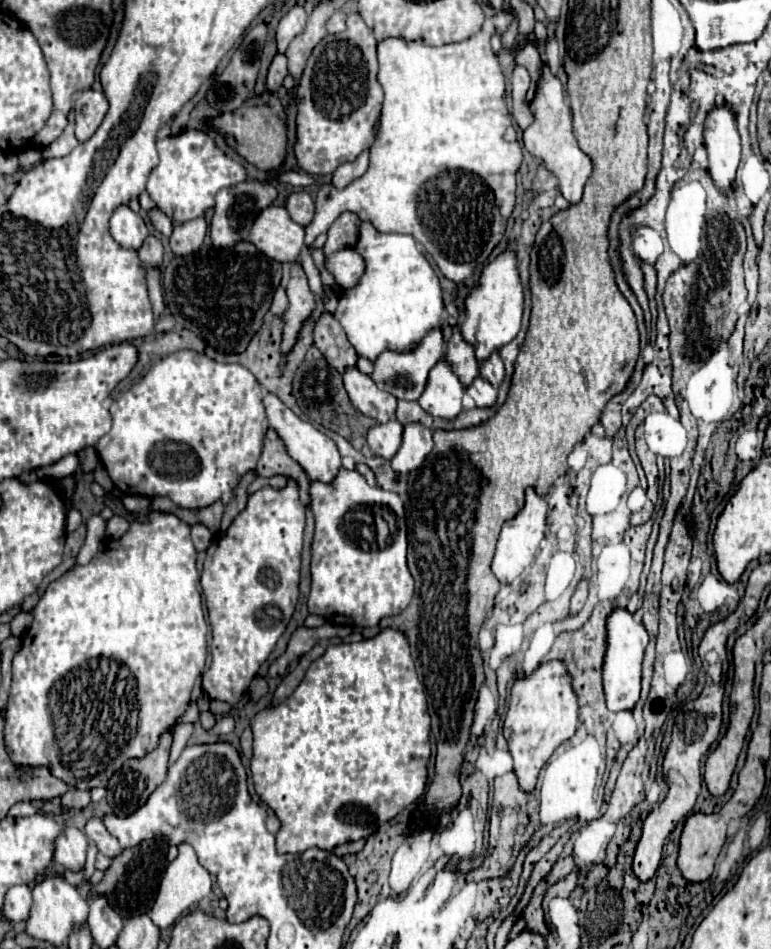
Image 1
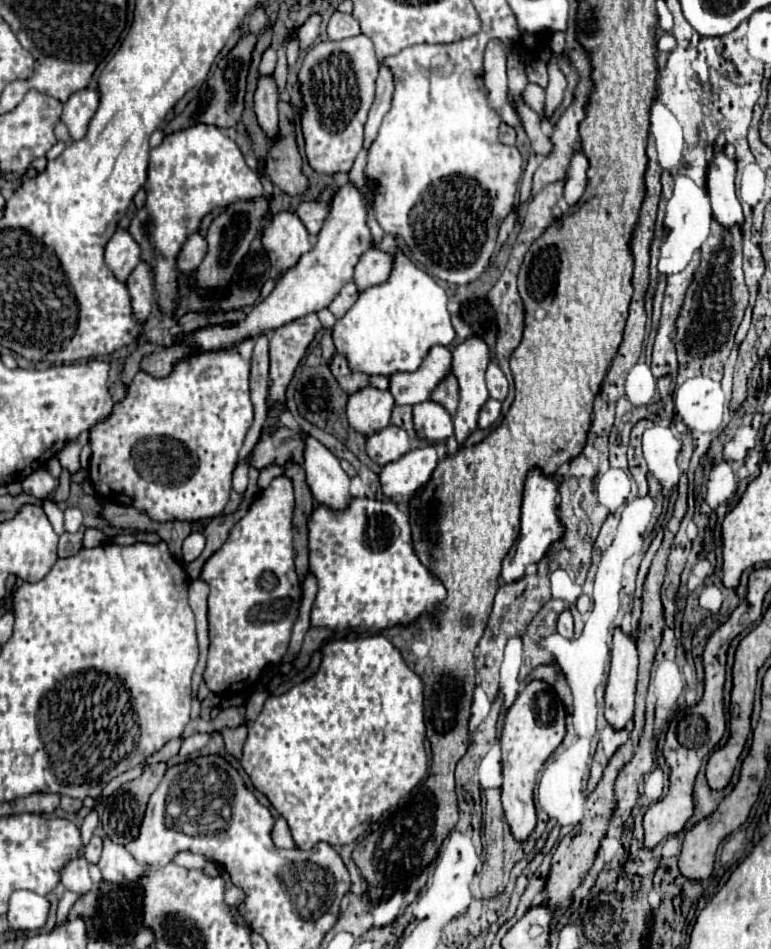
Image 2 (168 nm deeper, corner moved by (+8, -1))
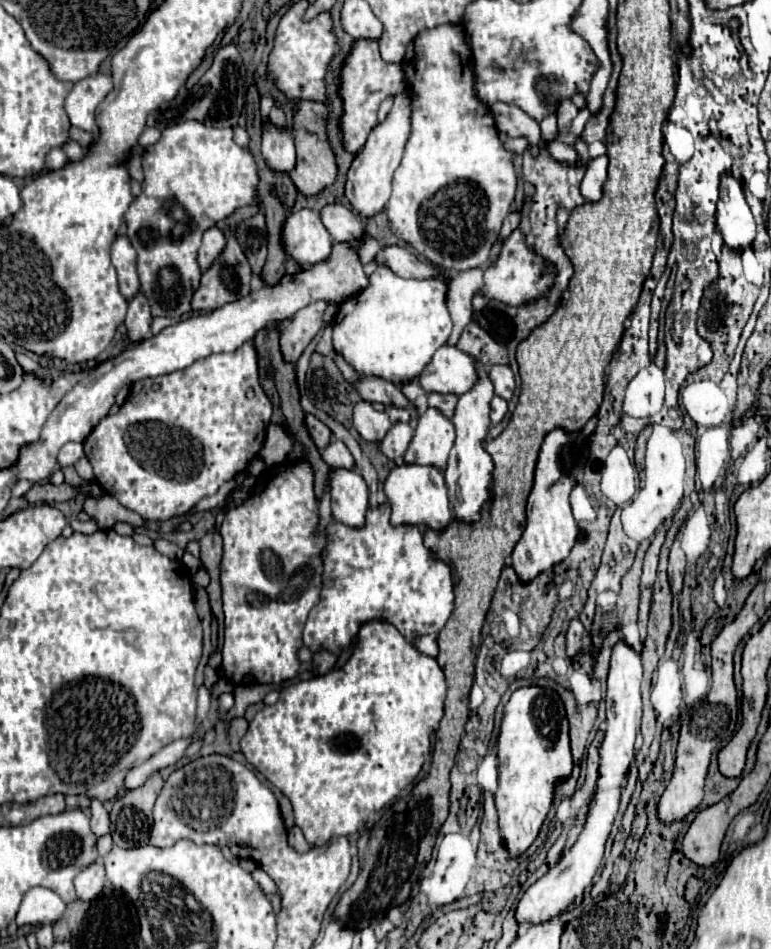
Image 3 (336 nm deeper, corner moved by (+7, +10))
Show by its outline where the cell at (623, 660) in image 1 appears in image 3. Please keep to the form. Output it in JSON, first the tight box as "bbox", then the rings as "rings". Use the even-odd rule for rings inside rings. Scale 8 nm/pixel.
{"bbox":[515,642,641,924],"rings":[[[619,642],[611,656],[611,668],[607,678],[607,732],[599,748],[599,776],[597,776],[597,790],[593,796],[593,802],[589,806],[585,824],[579,832],[579,838],[575,844],[561,856],[561,860],[549,868],[529,890],[523,894],[515,918],[519,924],[523,922],[543,922],[543,918],[551,918],[559,914],[563,908],[571,906],[573,900],[583,894],[585,886],[591,884],[603,852],[605,842],[611,834],[619,802],[621,802],[621,788],[625,784],[625,776],[629,766],[633,764],[635,756],[635,738],[641,722],[641,658],[639,654],[629,648],[625,642]]]}

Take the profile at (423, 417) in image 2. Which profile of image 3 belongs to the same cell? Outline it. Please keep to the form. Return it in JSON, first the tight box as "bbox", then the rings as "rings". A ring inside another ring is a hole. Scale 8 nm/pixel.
{"bbox":[401,408,455,470],"rings":[[[427,408],[427,412],[419,416],[417,432],[401,464],[421,464],[445,470],[453,440],[455,440],[455,428],[451,426],[451,420],[443,418],[439,410]]]}

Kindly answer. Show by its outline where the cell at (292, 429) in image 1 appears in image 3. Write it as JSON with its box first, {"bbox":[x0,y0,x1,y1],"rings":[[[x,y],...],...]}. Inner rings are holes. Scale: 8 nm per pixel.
{"bbox":[331,468,369,528],"rings":[[[337,468],[331,472],[331,502],[333,518],[349,528],[363,528],[369,508],[369,490],[361,474],[355,470]]]}

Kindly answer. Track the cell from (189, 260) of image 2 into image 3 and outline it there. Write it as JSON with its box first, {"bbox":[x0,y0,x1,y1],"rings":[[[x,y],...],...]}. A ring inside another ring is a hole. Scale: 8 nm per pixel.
{"bbox":[199,228,227,270],"rings":[[[211,228],[211,230],[207,230],[207,234],[203,234],[203,244],[199,248],[199,266],[201,266],[201,270],[211,268],[215,258],[223,252],[225,244],[227,244],[225,232],[219,230],[219,228]]]}

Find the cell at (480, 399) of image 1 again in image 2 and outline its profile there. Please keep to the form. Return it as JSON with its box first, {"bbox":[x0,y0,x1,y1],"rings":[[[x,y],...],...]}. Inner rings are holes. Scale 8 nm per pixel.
{"bbox":[478,399,500,429],"rings":[[[488,399],[482,409],[480,409],[480,415],[478,415],[478,427],[480,429],[488,429],[500,415],[500,403],[496,399]]]}

